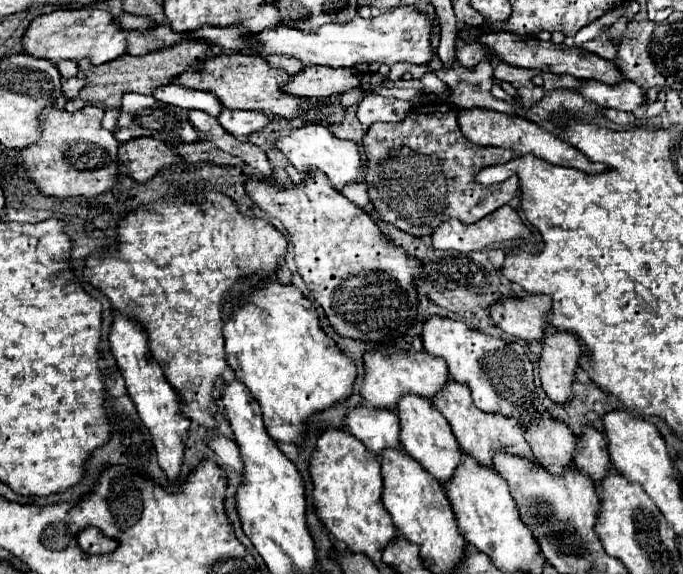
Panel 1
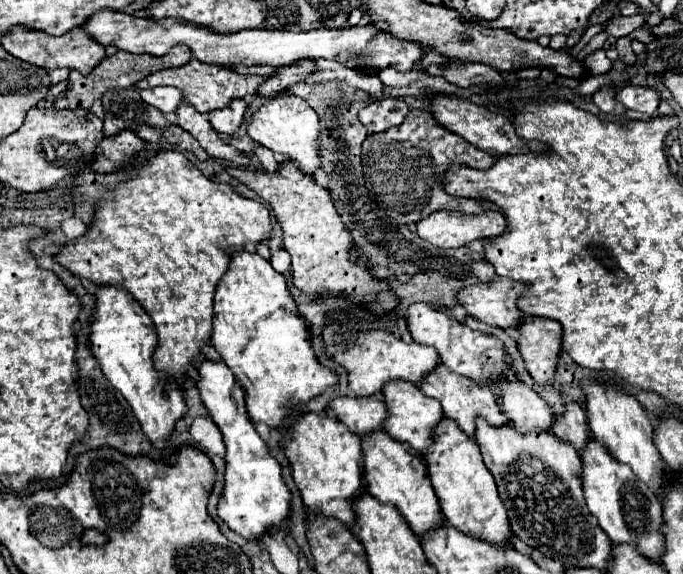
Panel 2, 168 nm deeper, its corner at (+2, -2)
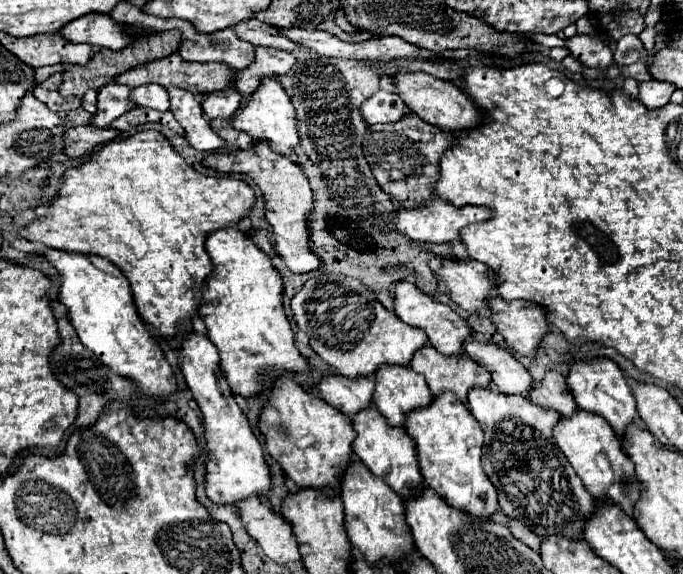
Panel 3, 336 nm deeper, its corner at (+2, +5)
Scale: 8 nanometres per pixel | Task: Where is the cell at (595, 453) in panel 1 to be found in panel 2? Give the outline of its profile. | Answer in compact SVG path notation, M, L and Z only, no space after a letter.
M564 395L562 401L564 401L564 413L560 417L556 417L552 433L556 437L568 441L570 445L574 445L576 451L582 451L584 445L590 441L586 413L580 407L580 403L570 399L568 395Z

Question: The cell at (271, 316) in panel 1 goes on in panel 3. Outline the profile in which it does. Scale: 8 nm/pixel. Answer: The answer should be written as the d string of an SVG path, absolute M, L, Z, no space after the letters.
M224 228L224 230L210 234L208 242L206 242L206 250L214 262L214 270L202 290L200 318L204 320L204 324L208 328L210 342L220 352L220 368L226 374L226 380L228 380L232 392L240 394L242 398L260 396L262 394L262 374L268 370L286 370L286 372L308 374L310 364L296 350L294 338L292 338L292 326L284 312L282 276L272 266L270 256L264 254L258 246L254 246L250 236L242 234L236 228Z

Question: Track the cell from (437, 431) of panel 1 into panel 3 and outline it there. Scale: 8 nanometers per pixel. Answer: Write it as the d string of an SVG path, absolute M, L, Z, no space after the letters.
M380 366L380 370L376 370L374 374L374 380L376 380L376 390L372 398L374 406L382 412L390 426L404 426L408 412L416 408L426 408L434 400L422 374L412 372L408 366Z

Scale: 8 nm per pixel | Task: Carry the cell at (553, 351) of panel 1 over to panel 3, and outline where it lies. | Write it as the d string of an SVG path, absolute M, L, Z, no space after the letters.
M492 296L490 310L494 314L492 322L504 336L508 348L520 356L536 358L536 350L548 330L546 308L536 302L506 302L504 298Z

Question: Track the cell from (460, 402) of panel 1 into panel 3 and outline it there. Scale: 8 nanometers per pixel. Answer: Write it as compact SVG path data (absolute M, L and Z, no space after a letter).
M432 346L418 350L410 362L410 368L426 378L428 388L434 396L452 390L468 406L468 390L472 386L488 388L492 378L482 366L468 356L444 356Z

